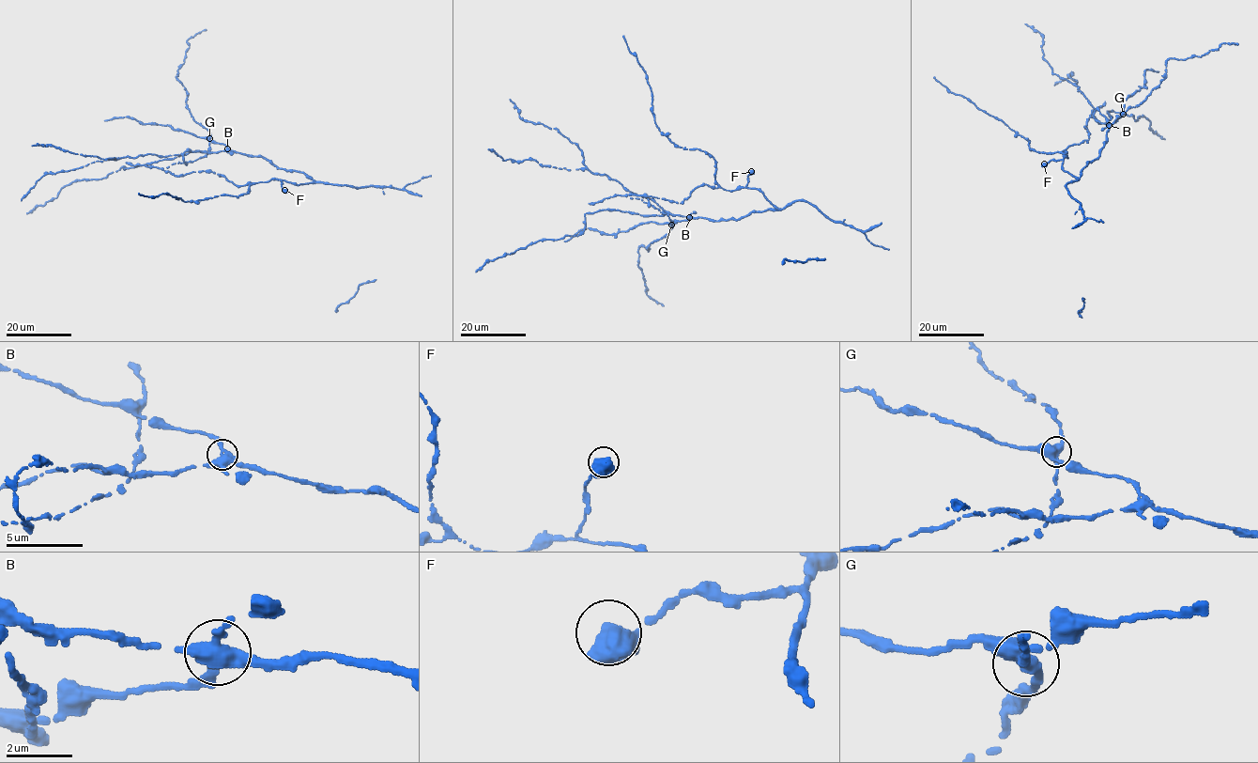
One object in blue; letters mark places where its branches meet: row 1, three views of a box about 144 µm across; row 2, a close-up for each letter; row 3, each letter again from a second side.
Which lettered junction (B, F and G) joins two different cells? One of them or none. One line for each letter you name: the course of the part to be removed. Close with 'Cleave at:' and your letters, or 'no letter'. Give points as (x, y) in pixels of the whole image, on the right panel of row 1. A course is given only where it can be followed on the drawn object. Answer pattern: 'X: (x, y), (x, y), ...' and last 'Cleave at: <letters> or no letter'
G: (1123, 114), (1142, 103), (1159, 85), (1164, 78), (1166, 61), (1200, 57), (1222, 43), (1238, 45)
Cleave at: G

